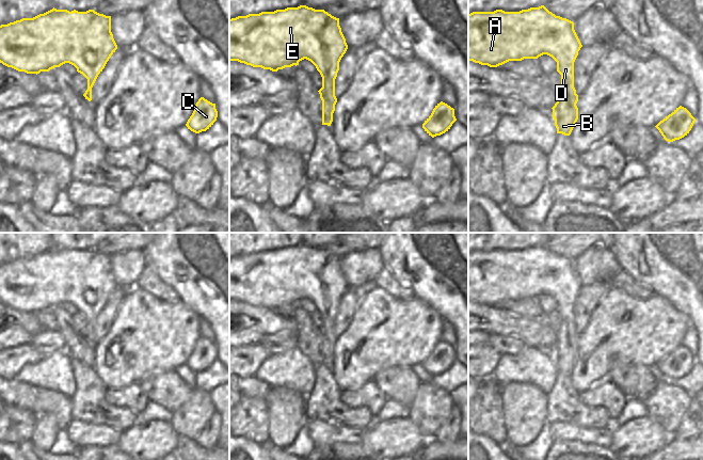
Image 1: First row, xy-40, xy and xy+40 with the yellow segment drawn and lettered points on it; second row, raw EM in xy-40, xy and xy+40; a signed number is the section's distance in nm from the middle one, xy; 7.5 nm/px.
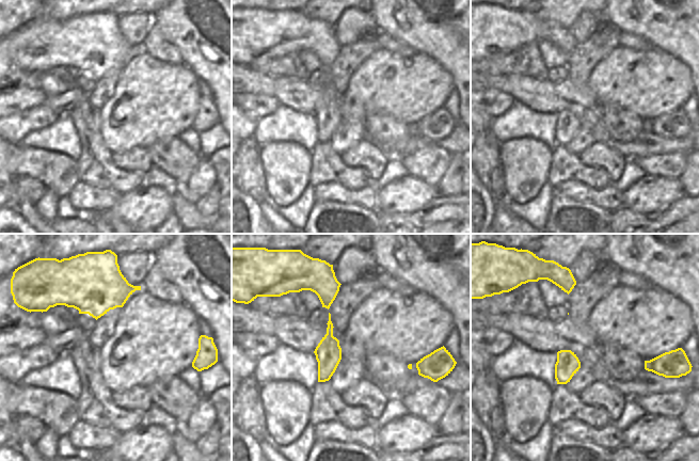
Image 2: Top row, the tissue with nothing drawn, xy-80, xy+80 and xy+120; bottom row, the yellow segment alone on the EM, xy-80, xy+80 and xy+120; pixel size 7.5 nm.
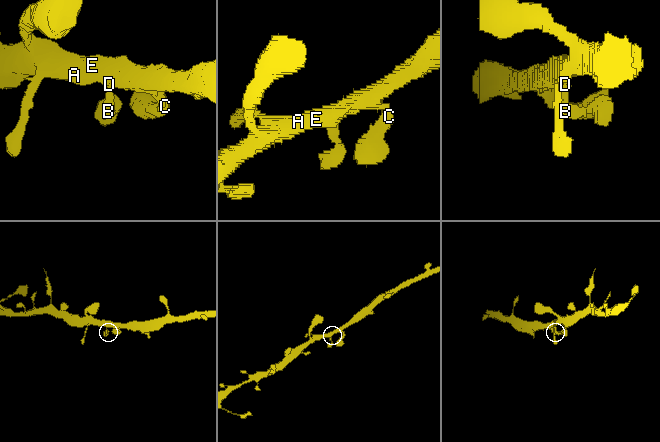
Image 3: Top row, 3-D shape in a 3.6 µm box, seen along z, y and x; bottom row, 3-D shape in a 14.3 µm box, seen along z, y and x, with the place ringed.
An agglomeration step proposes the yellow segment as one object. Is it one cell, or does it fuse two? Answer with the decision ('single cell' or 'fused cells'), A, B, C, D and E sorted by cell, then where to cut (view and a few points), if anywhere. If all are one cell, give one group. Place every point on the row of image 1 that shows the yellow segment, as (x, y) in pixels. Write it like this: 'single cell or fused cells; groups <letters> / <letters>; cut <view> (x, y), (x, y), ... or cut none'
single cell; groups A B C D E; cut none

